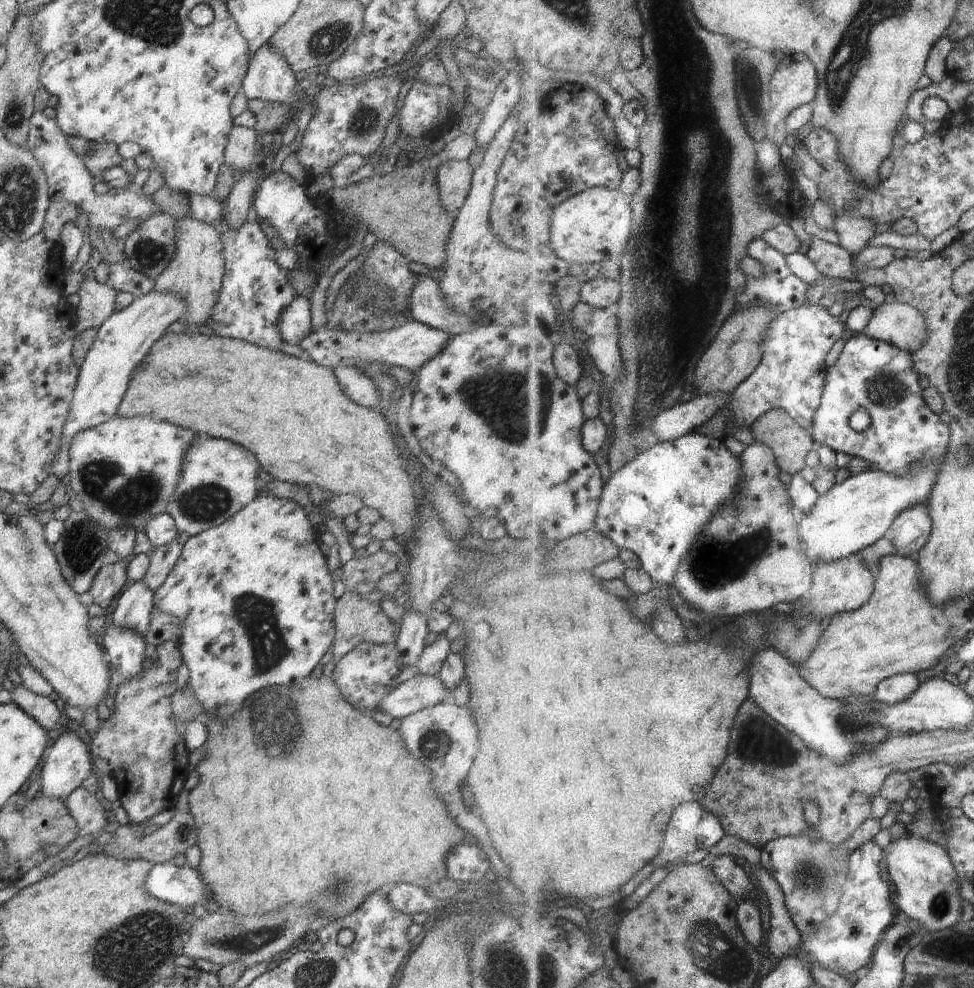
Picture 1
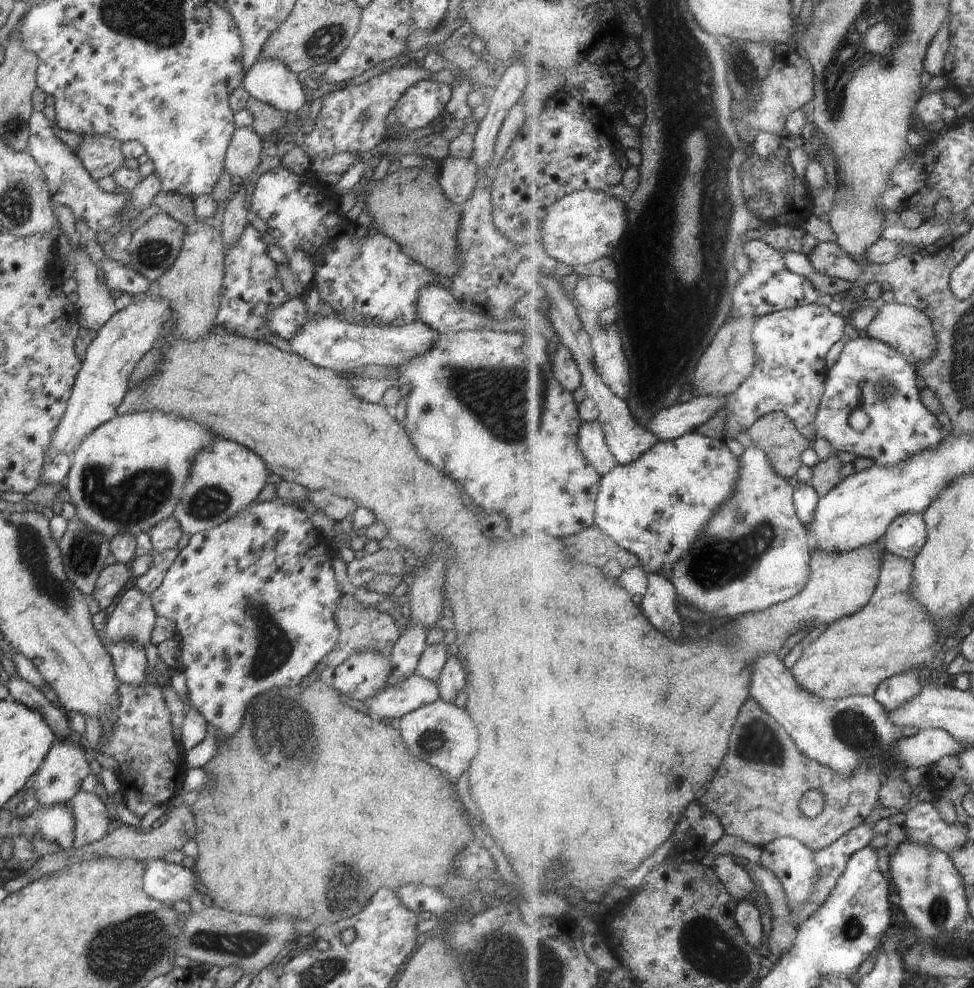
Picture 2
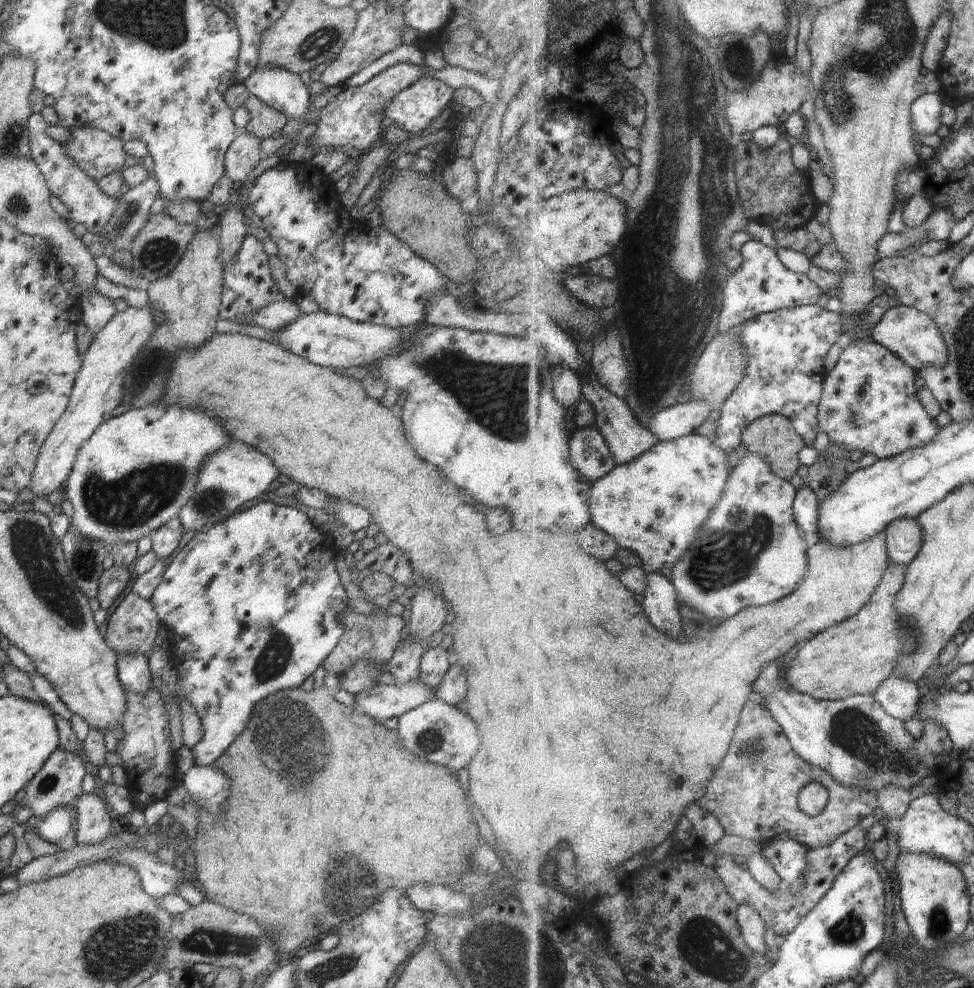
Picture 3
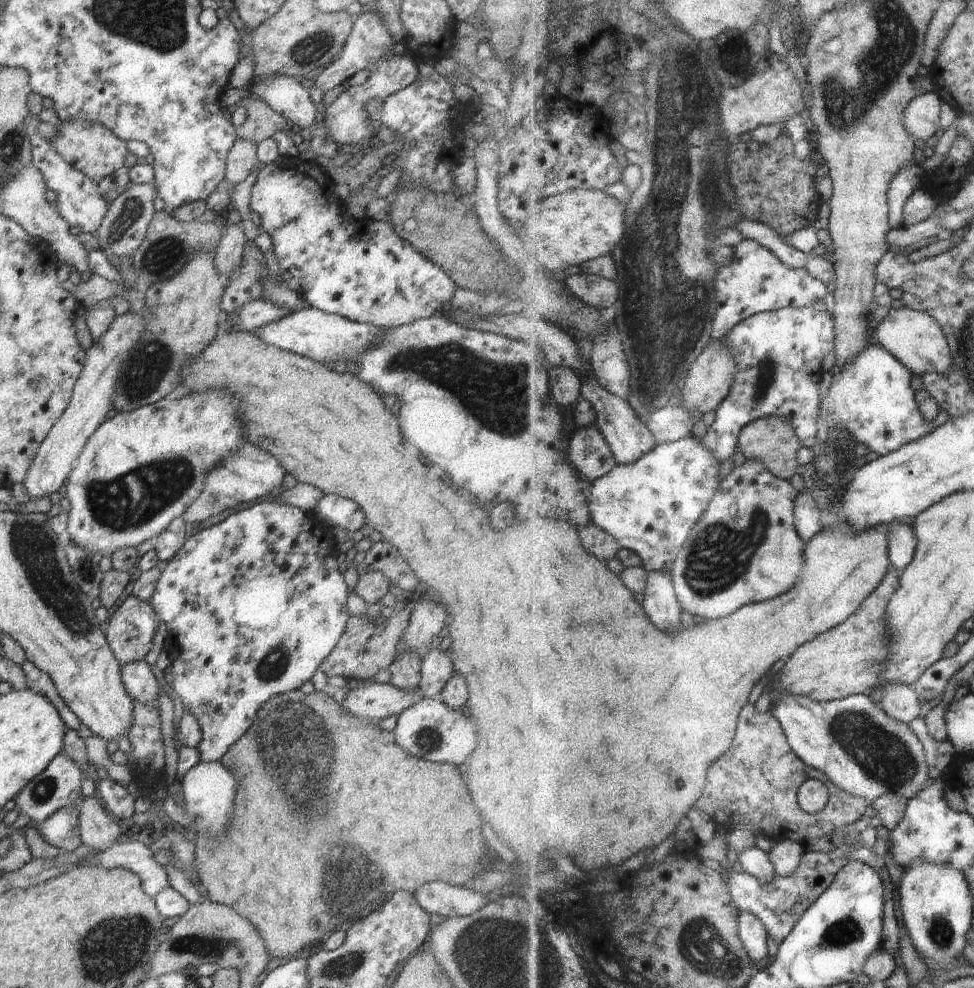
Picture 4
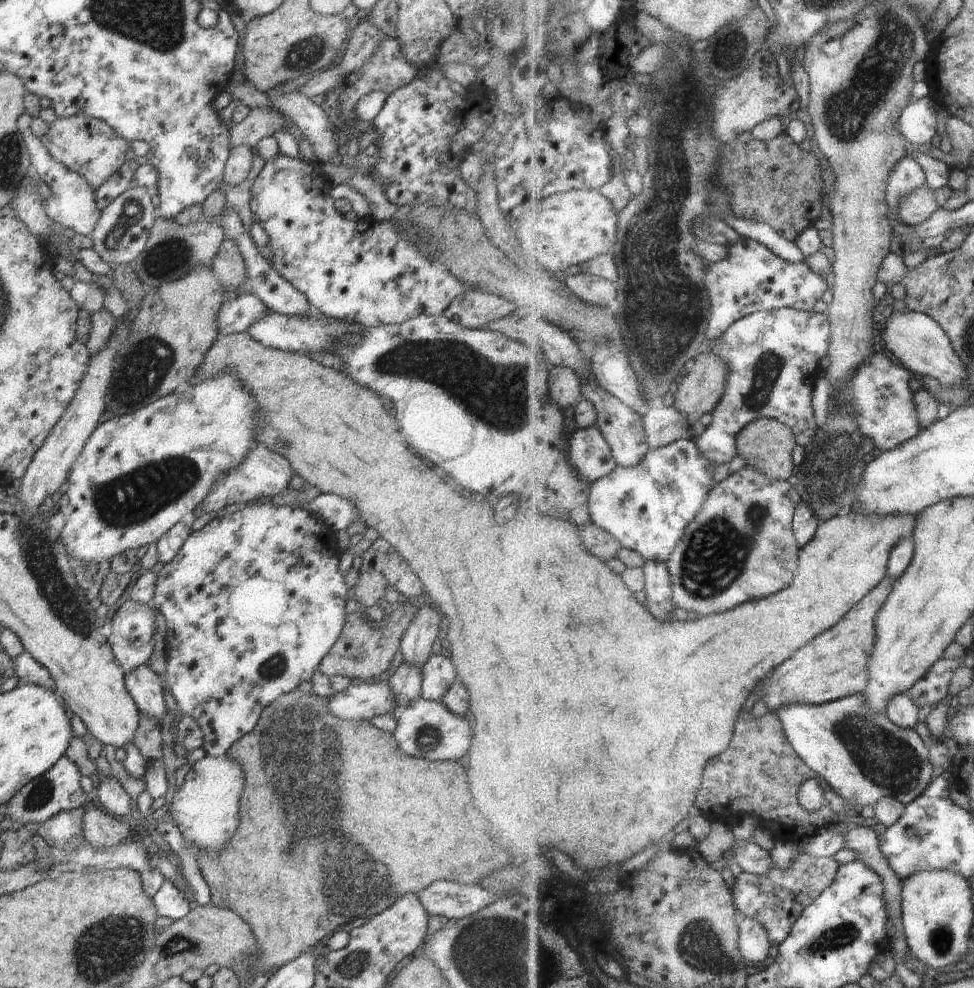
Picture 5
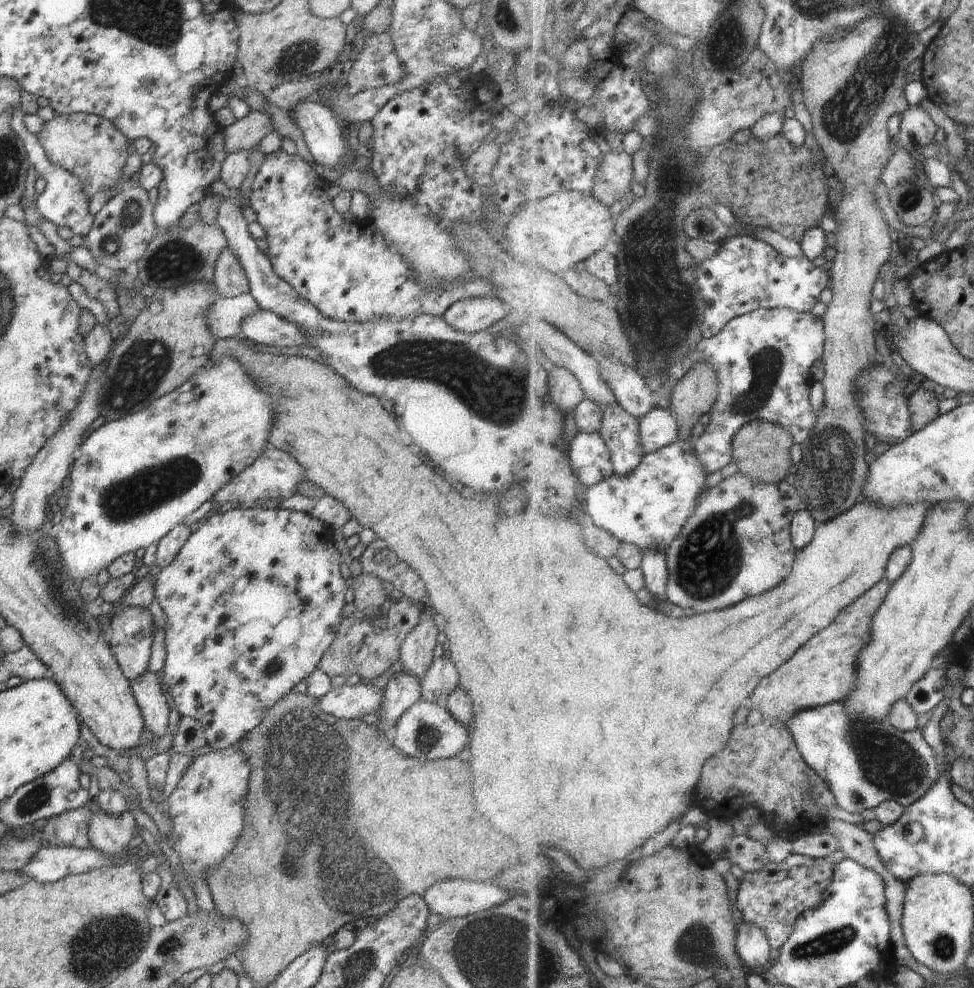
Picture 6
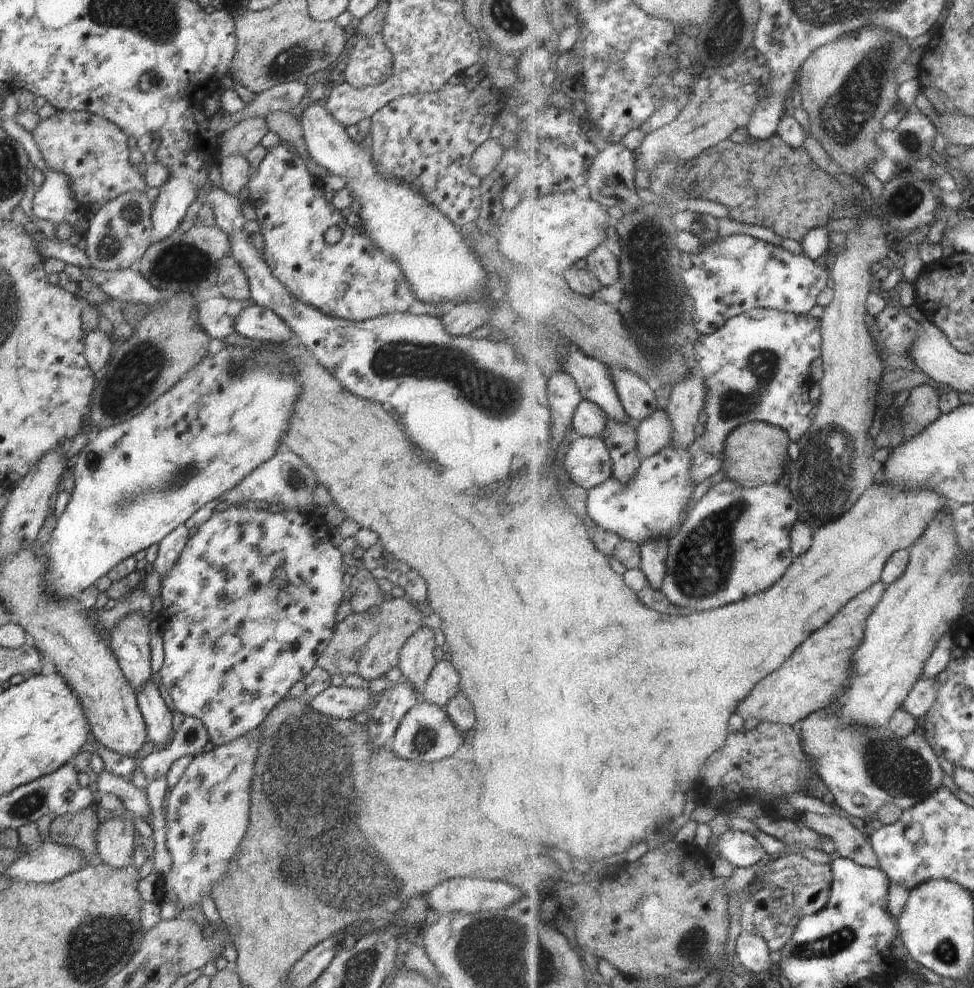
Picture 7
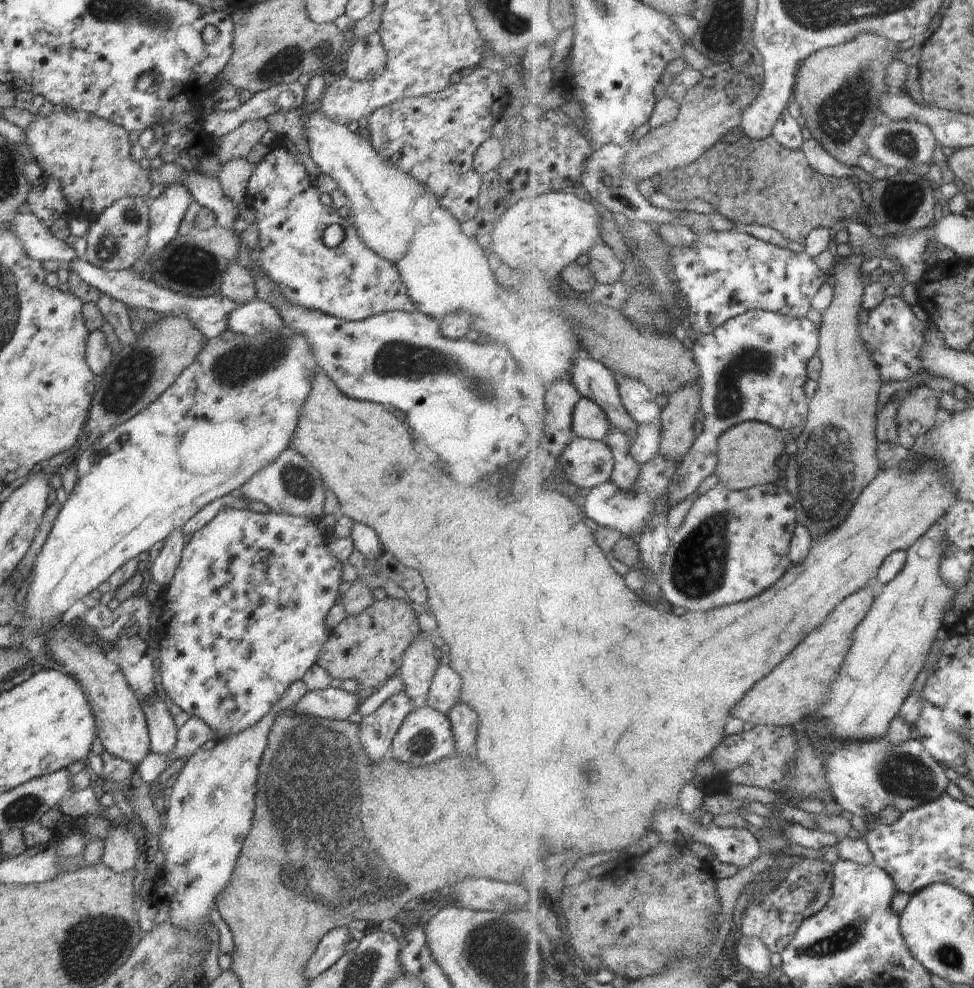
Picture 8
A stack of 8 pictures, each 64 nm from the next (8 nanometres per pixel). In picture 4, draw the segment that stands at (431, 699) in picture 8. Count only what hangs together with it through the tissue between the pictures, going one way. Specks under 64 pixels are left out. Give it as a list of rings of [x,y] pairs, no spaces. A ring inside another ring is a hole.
[[[431,648],[421,659],[421,679],[418,688],[424,699],[436,699],[454,674],[453,662],[447,655],[447,652],[439,648]]]

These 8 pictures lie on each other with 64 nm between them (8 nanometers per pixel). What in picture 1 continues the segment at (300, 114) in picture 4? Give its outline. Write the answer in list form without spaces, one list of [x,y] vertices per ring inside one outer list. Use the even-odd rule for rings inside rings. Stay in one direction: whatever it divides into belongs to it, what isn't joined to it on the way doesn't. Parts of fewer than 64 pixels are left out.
[[[269,45],[260,46],[249,60],[249,67],[244,77],[240,92],[249,100],[270,100],[278,104],[298,103],[296,82],[297,75],[286,58],[274,52]]]

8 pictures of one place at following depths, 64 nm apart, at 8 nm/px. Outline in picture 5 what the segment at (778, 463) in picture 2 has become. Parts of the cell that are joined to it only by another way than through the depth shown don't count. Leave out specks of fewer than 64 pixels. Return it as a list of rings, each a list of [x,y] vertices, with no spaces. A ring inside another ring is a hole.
[[[767,416],[755,420],[749,427],[738,435],[739,455],[747,460],[747,465],[758,468],[770,478],[788,480],[794,474],[796,466],[794,452],[798,448],[797,433],[792,426],[770,419]]]

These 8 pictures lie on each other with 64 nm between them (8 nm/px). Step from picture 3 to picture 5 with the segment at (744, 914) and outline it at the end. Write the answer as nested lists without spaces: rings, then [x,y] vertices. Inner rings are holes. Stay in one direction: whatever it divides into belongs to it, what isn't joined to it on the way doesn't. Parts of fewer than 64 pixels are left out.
[[[742,916],[741,927],[741,950],[749,962],[754,966],[758,964],[756,970],[760,970],[770,964],[770,950],[772,950],[772,940],[768,929],[756,918]]]

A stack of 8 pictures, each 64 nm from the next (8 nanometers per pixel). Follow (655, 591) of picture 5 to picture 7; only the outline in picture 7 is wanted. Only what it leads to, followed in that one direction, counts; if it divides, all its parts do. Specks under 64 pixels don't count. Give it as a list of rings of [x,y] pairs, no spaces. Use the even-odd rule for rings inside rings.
[[[660,536],[652,538],[643,548],[642,569],[648,576],[651,586],[654,589],[663,590],[664,581],[668,576],[668,557],[670,554],[671,538]]]

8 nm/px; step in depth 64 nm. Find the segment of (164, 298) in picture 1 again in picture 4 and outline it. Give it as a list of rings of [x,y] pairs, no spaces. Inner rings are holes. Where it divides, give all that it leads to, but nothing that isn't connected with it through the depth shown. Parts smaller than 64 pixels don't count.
[[[131,310],[122,316],[115,316],[108,330],[100,336],[100,340],[94,341],[93,345],[85,351],[84,370],[80,372],[74,384],[68,408],[42,441],[28,470],[28,476],[23,482],[26,494],[31,500],[59,492],[67,482],[74,462],[86,446],[89,436],[96,432],[100,423],[106,418],[106,414],[112,410],[112,398],[114,398],[114,388],[118,384],[120,366],[128,358],[128,352],[142,338],[144,328],[146,324],[141,311],[132,313]]]

